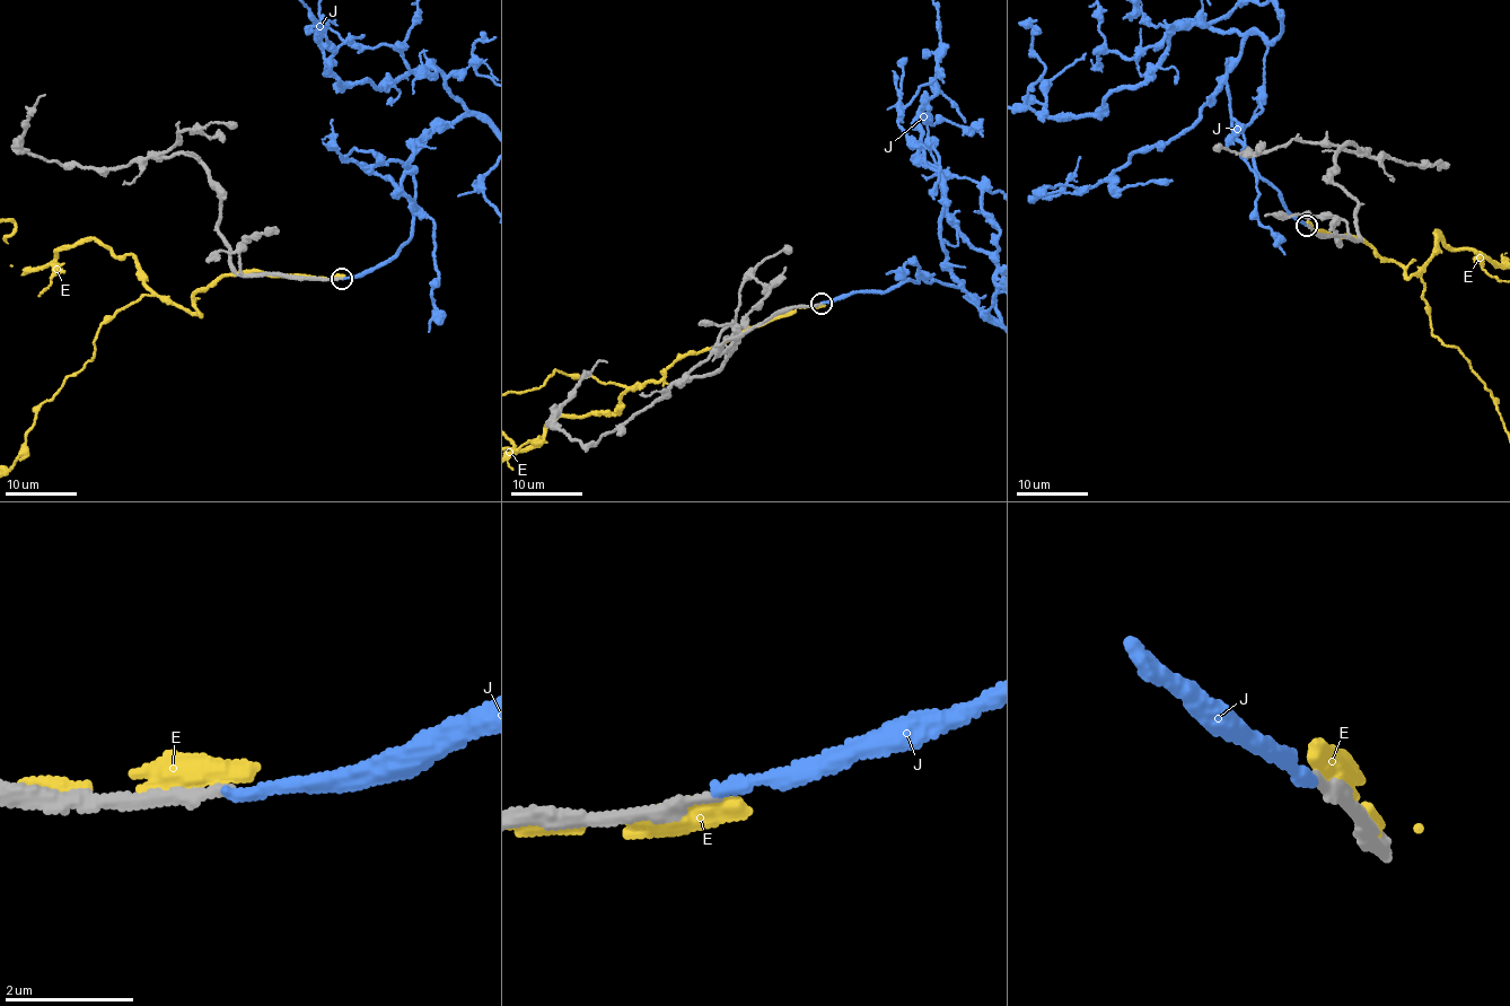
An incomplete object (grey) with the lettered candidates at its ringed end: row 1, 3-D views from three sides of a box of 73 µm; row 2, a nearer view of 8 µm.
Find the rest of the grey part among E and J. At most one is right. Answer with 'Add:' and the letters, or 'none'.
Add: J

